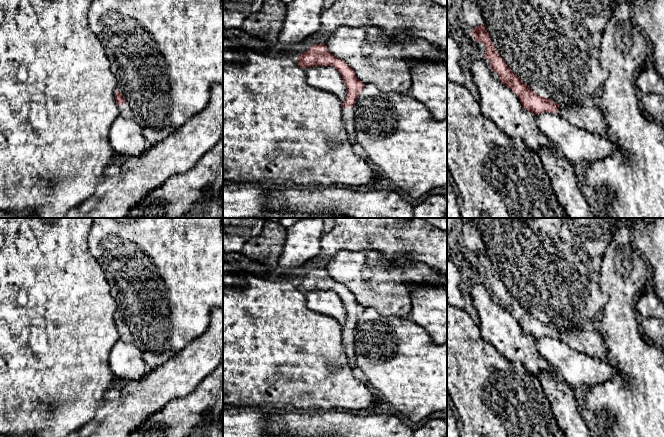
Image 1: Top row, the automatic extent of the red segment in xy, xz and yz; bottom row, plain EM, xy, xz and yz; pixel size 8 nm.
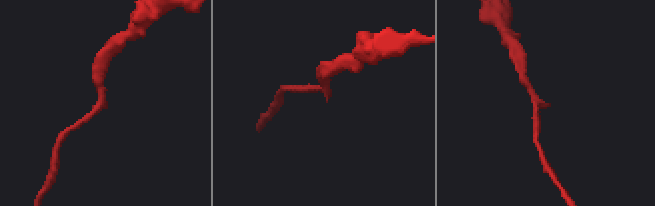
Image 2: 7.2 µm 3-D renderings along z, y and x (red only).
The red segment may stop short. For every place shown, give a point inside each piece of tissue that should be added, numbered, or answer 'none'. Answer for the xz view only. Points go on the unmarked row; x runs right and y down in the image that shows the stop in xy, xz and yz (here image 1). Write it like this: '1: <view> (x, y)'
1: xz (348, 338)

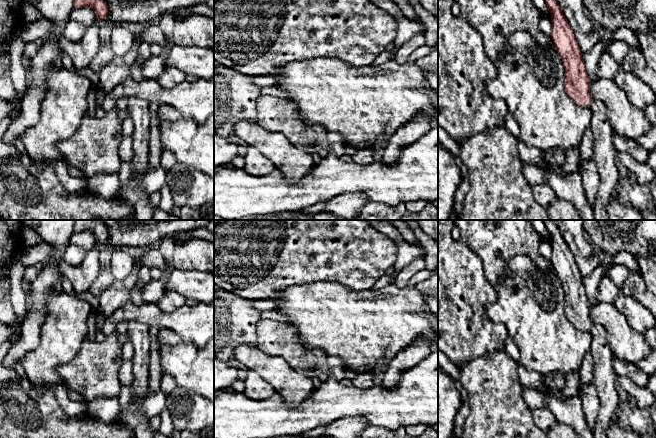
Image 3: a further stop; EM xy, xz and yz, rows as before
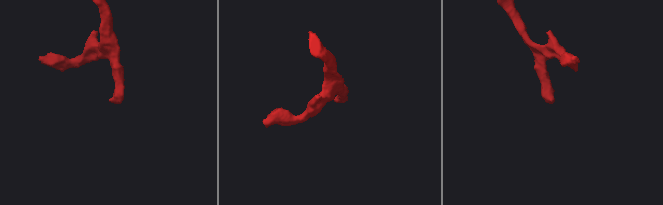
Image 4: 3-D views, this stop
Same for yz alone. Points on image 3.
1: yz (604, 378)

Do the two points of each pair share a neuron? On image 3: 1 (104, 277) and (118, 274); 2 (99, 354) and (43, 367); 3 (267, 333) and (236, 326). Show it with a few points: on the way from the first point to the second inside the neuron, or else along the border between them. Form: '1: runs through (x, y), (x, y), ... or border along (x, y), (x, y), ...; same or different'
1: border along (110, 252), (110, 272), (115, 279); different
2: border along (82, 341), (77, 353), (58, 368), (63, 384); different
3: border along (261, 319), (257, 324), (257, 342), (255, 344); different

